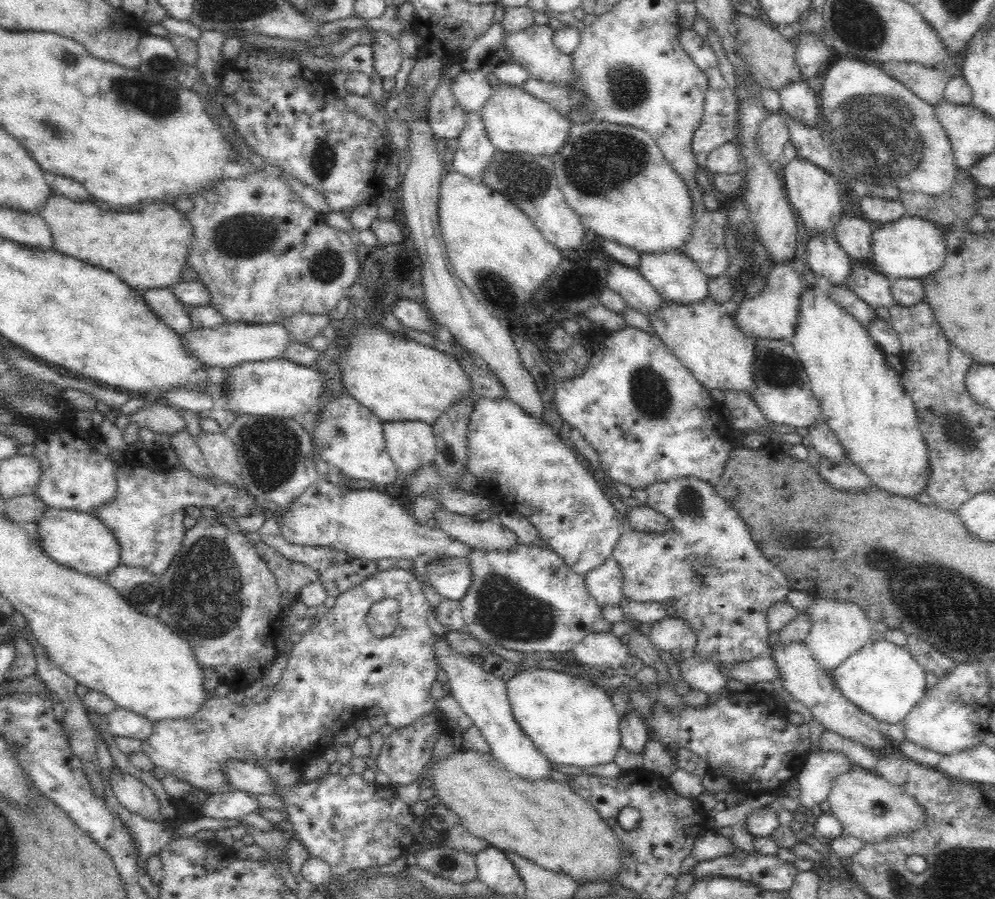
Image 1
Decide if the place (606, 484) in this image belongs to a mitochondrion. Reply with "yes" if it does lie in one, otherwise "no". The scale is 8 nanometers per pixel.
no

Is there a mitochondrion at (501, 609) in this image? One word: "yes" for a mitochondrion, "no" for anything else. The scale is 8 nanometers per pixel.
yes

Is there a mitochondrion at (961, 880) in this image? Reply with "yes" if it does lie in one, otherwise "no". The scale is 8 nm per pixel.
yes

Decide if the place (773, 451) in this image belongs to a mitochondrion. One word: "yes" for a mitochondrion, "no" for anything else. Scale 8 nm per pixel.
no

